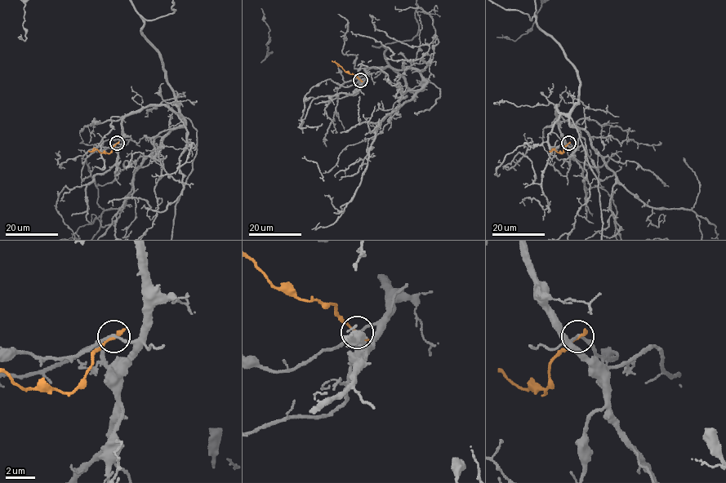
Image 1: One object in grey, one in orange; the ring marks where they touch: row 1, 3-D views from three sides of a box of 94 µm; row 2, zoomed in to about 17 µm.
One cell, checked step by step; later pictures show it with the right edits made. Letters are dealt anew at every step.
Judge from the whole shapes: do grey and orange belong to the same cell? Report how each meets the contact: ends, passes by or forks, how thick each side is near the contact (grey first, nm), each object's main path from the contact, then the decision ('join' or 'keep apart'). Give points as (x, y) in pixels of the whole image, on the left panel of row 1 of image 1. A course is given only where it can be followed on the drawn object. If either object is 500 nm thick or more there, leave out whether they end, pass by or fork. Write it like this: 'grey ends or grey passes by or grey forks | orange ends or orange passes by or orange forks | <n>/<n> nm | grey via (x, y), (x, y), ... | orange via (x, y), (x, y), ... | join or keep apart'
grey passes by | orange ends | 170/240 nm | grey via (117, 144), (122, 120), (149, 106), (168, 106), (196, 130), (193, 170) | orange via (117, 144), (109, 153), (100, 152), (97, 149), (89, 151) | keep apart

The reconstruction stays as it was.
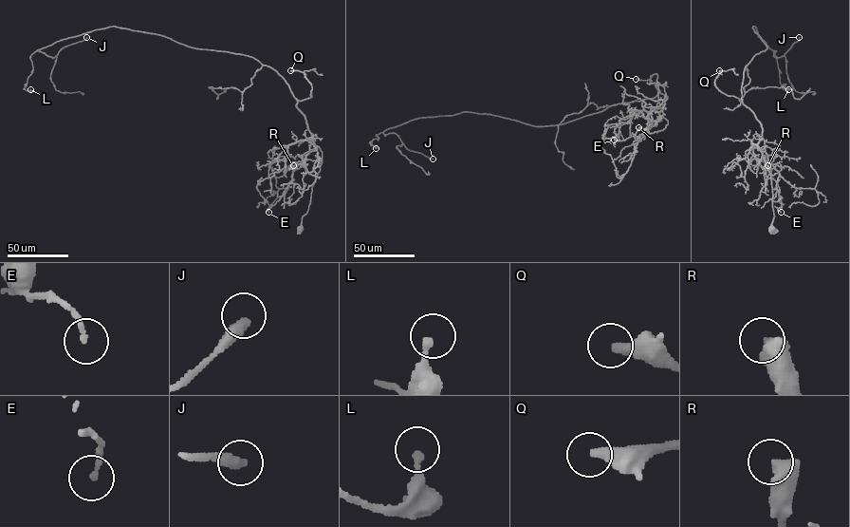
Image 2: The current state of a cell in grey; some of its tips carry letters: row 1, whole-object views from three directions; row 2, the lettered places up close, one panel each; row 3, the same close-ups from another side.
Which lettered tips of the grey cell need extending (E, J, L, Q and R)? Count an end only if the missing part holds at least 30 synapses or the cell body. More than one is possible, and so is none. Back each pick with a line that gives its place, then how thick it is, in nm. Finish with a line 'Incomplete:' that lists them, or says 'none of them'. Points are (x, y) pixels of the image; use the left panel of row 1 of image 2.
J: at (86, 37); 400 nm thick
Q: at (290, 70); 400 nm thick
Incomplete: J, Q

